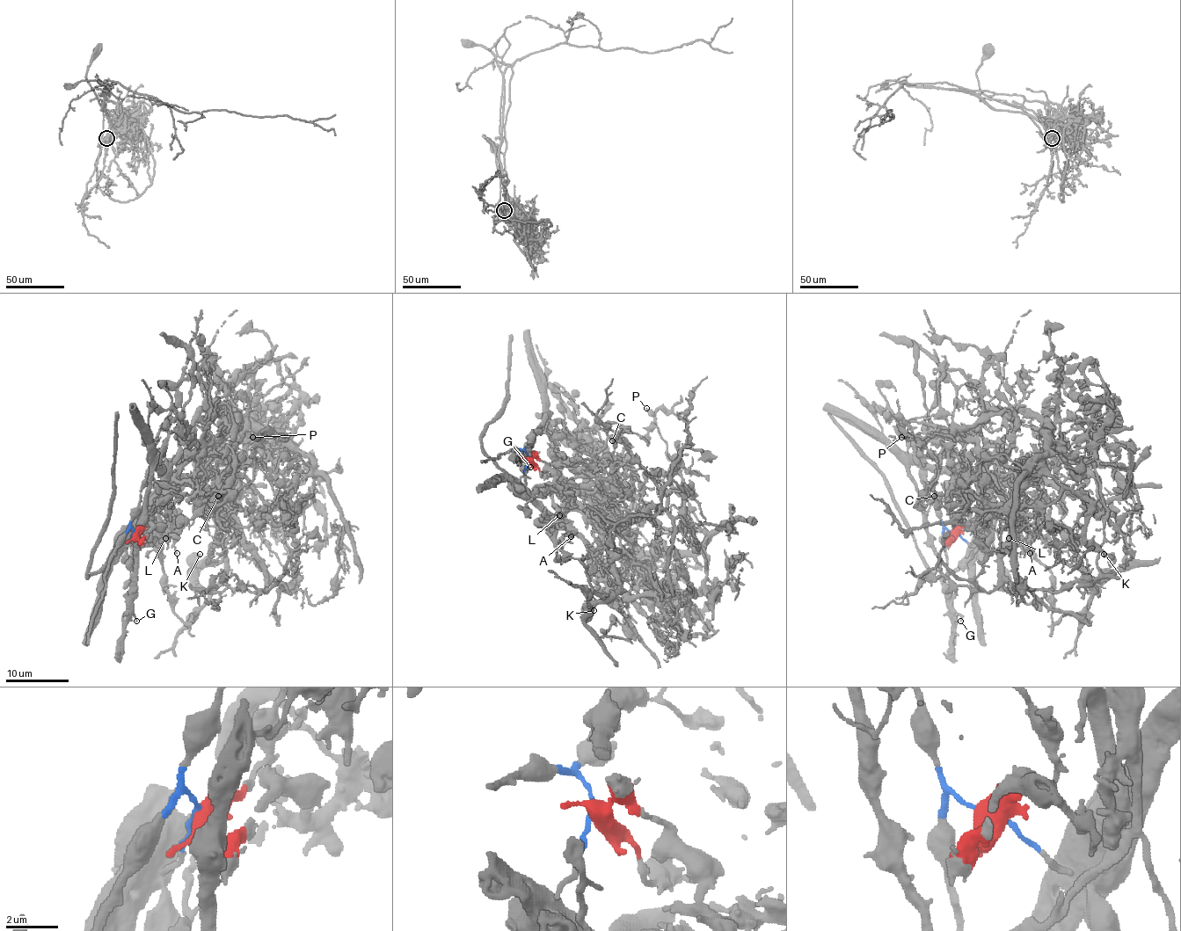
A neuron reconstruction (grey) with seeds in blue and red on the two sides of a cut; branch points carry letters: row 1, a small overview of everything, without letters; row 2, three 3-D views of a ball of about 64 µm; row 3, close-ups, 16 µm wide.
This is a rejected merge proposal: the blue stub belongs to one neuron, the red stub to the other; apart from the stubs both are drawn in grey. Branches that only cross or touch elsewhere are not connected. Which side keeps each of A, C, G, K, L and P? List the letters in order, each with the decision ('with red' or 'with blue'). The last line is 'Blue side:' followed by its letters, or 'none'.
A: with red
C: with red
G: with blue
K: with blue
L: with red
P: with red
Blue side: G, K

